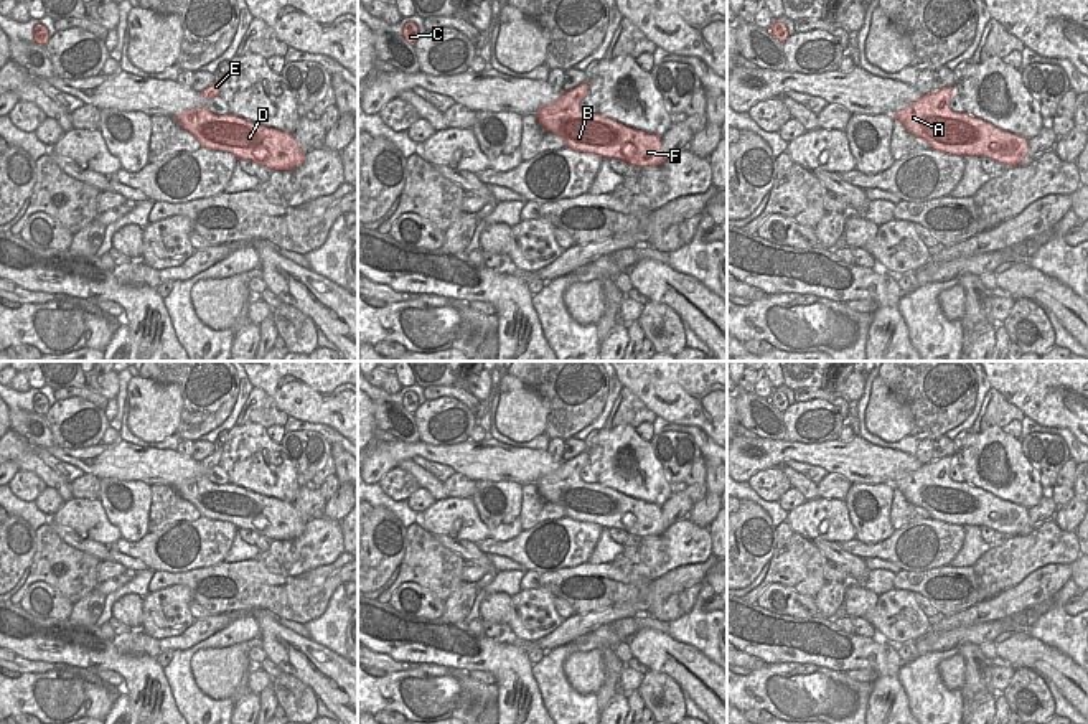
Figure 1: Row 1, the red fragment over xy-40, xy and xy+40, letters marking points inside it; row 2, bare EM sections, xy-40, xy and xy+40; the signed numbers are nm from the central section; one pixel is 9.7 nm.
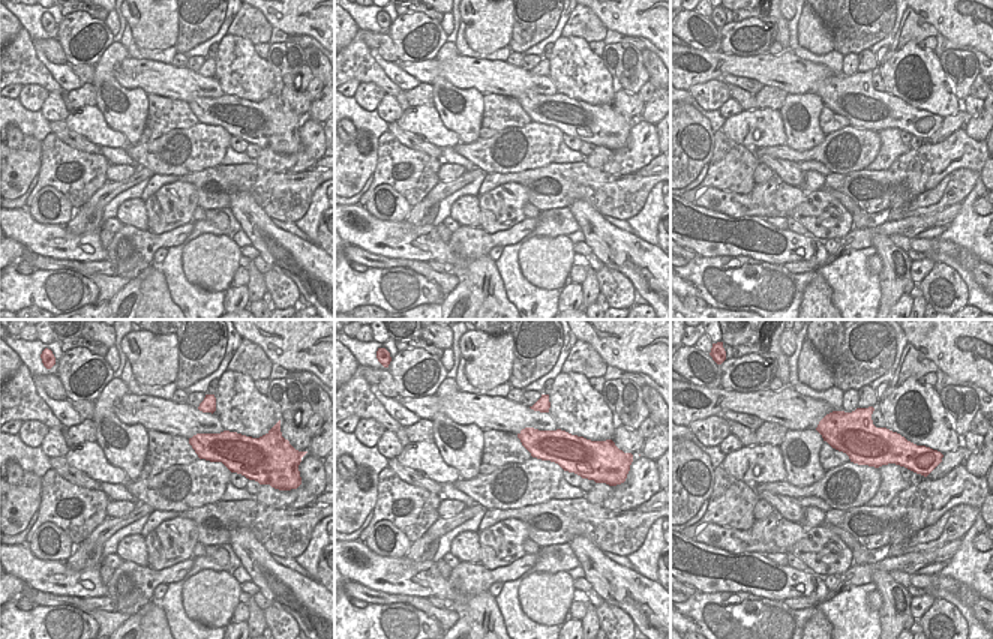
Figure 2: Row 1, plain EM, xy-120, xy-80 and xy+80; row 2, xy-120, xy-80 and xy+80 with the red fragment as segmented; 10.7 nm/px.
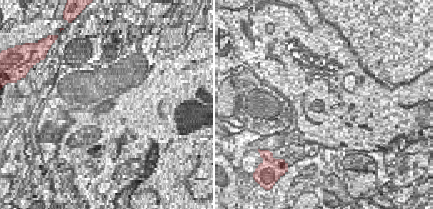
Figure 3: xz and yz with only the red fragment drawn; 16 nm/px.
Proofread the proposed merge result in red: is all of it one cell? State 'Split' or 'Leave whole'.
Leave whole

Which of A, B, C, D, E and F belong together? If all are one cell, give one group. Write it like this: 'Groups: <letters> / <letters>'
Groups: A B C D E F

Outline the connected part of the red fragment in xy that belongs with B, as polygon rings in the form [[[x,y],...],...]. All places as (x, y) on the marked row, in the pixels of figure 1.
[[[589,82],[536,112],[539,125],[565,140],[565,147],[575,152],[595,153],[602,158],[618,158],[626,165],[659,167],[666,153],[661,137],[623,125],[613,119],[597,114],[585,114],[580,101],[589,94]]]

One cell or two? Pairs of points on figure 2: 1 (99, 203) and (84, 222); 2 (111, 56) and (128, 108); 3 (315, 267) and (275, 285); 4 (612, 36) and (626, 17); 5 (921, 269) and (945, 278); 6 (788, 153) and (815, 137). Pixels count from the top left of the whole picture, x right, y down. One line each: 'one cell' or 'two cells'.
1: two cells
2: one cell
3: two cells
4: two cells
5: two cells
6: two cells

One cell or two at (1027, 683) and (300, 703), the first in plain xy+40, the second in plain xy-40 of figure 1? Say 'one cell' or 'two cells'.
one cell

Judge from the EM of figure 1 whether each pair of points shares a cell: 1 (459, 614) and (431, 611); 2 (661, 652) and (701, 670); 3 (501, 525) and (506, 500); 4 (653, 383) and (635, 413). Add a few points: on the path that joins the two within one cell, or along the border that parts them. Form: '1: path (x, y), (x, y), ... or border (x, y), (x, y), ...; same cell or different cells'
1: border (445, 602), (444, 612), (439, 617); different cells
2: path (671, 652), (691, 668); same cell
3: path (501, 518), (505, 507); same cell
4: border (623, 385), (656, 414); different cells

